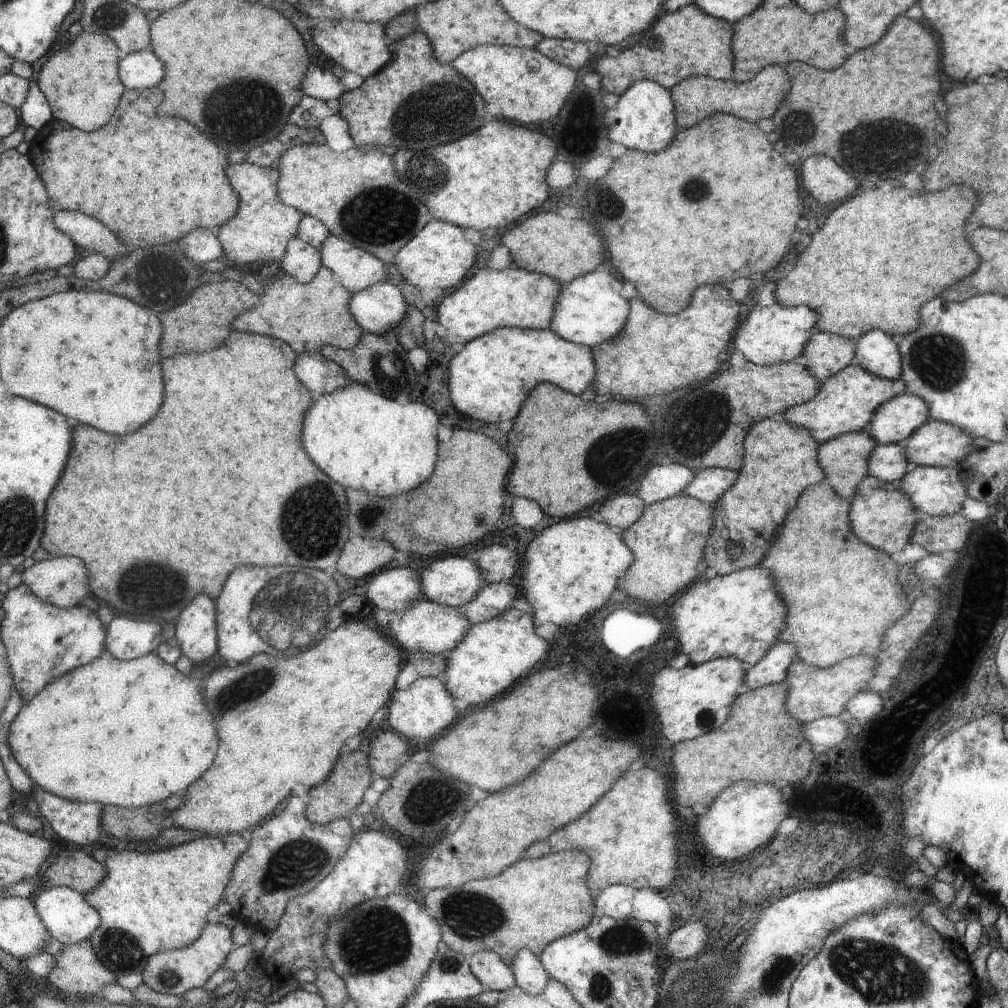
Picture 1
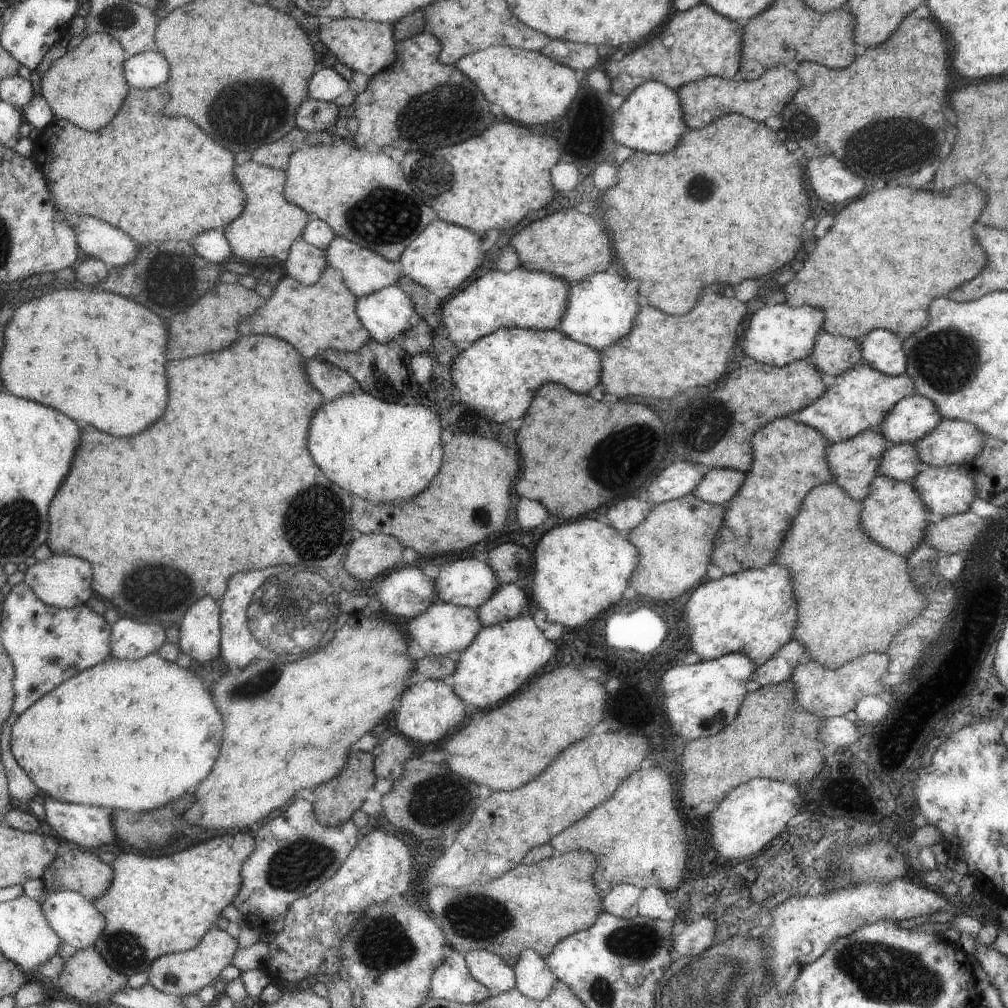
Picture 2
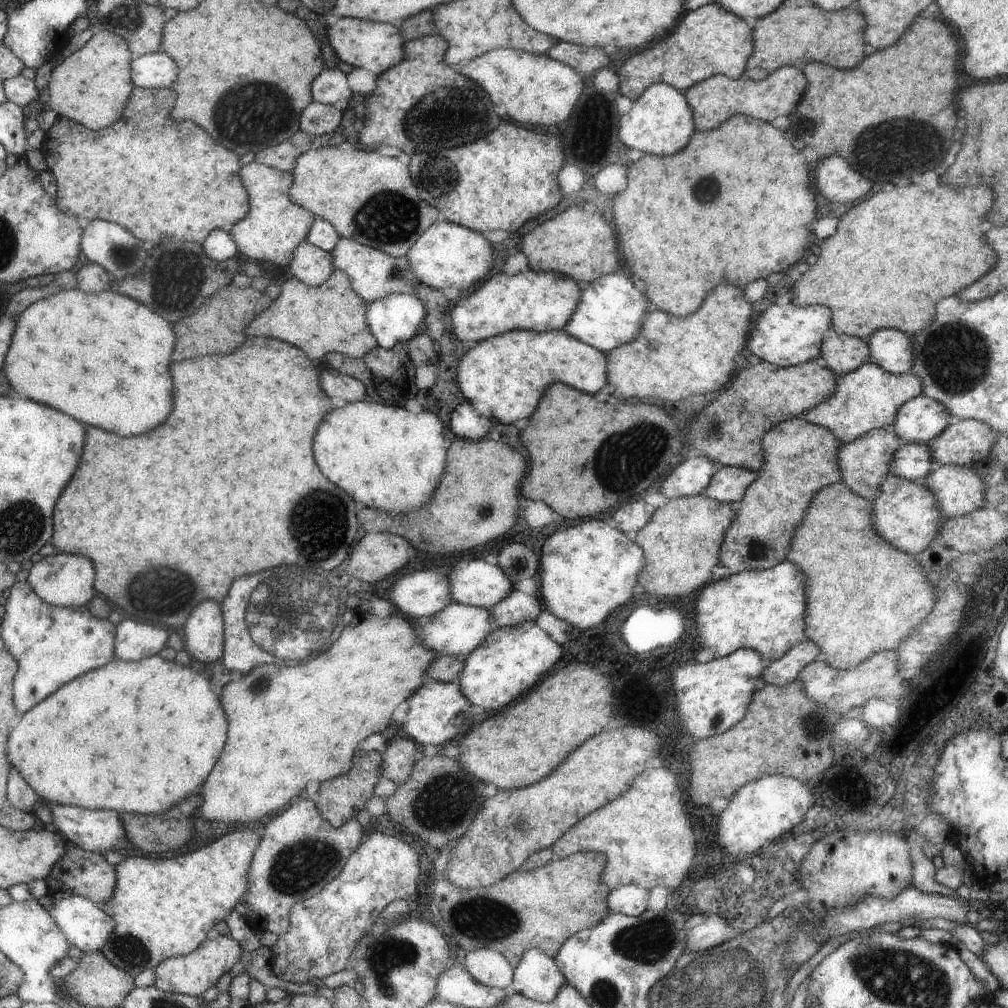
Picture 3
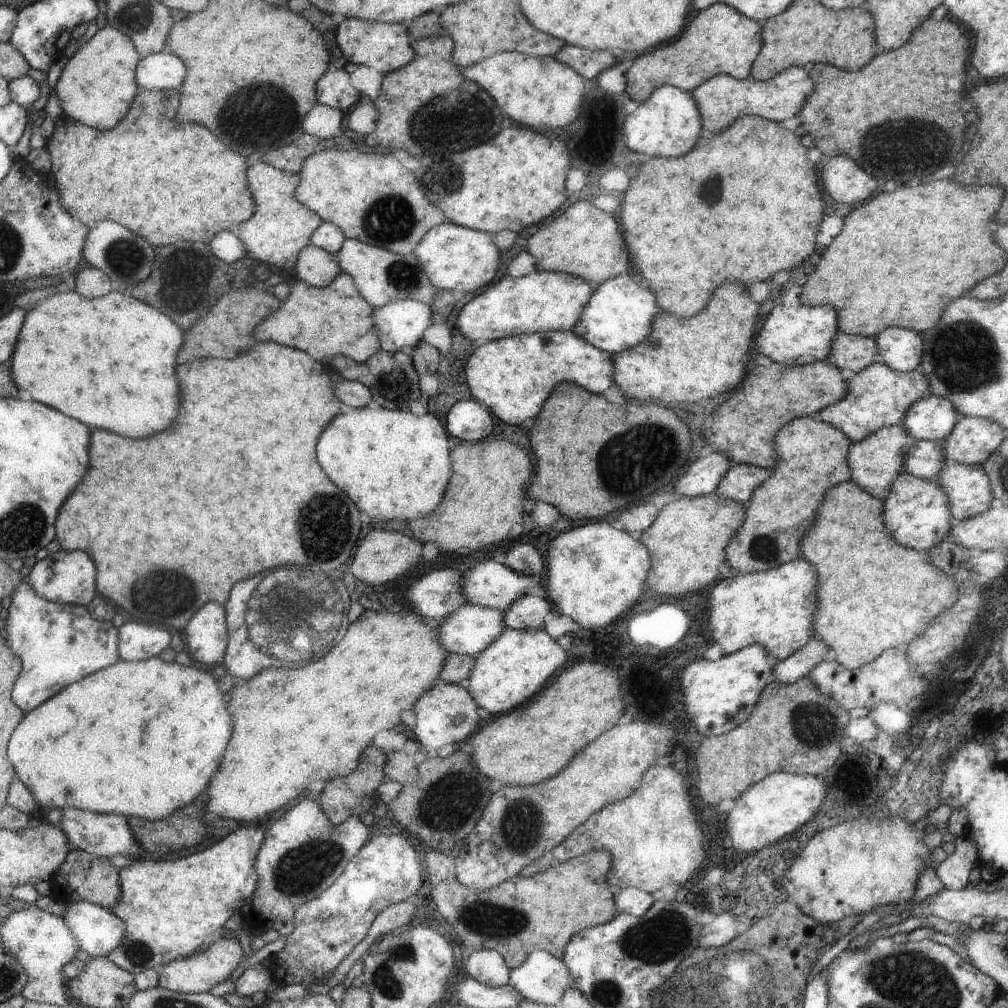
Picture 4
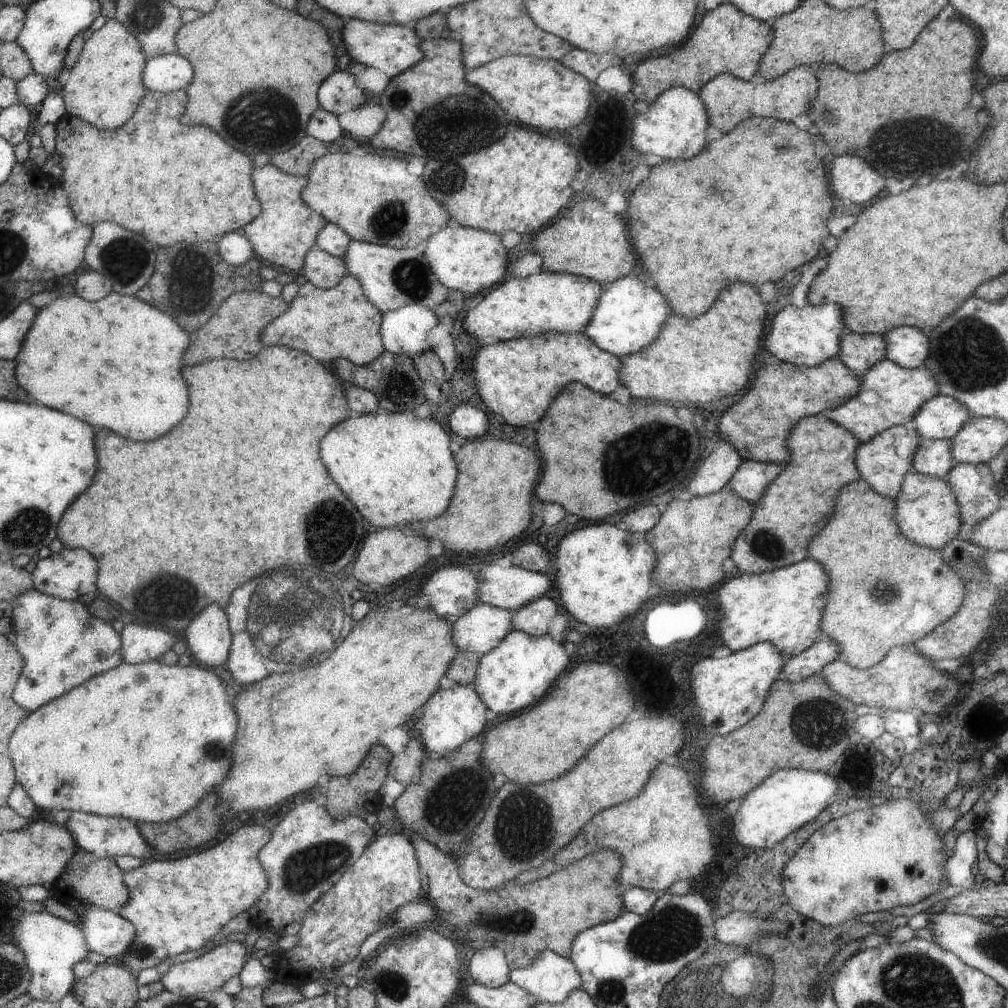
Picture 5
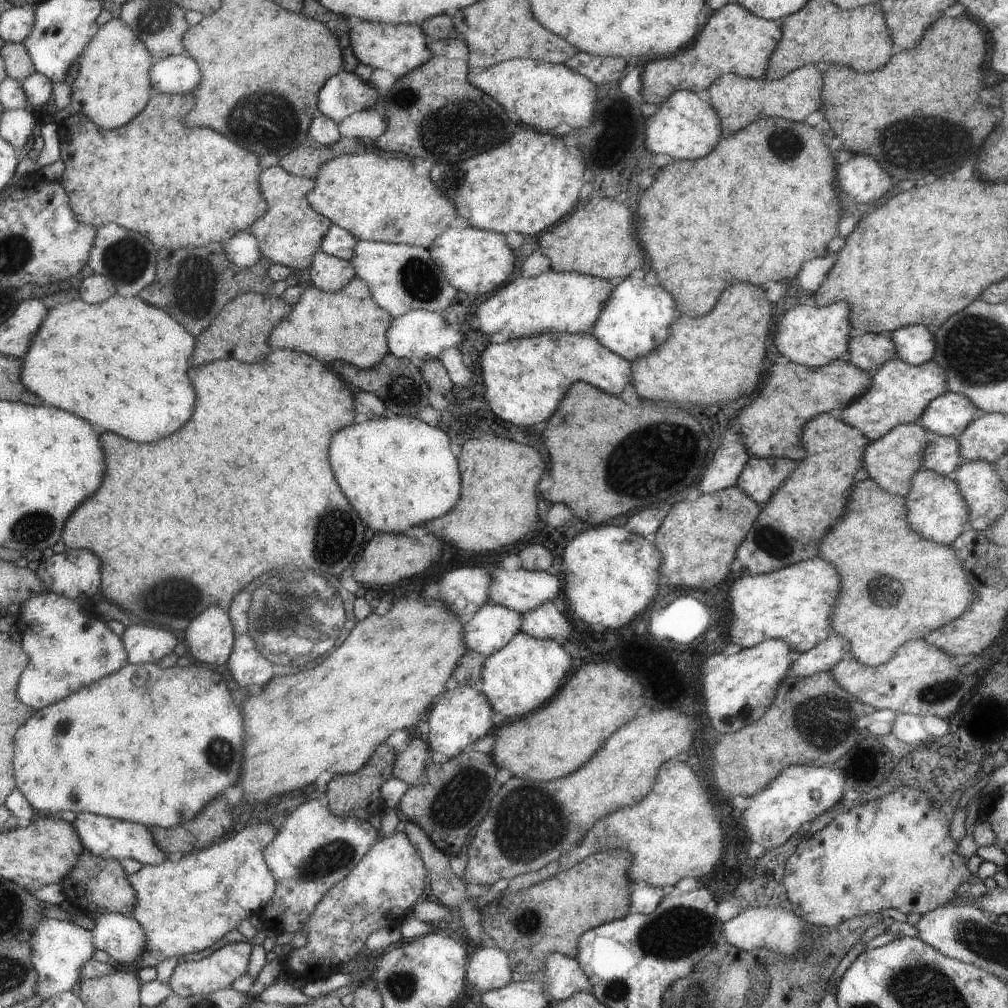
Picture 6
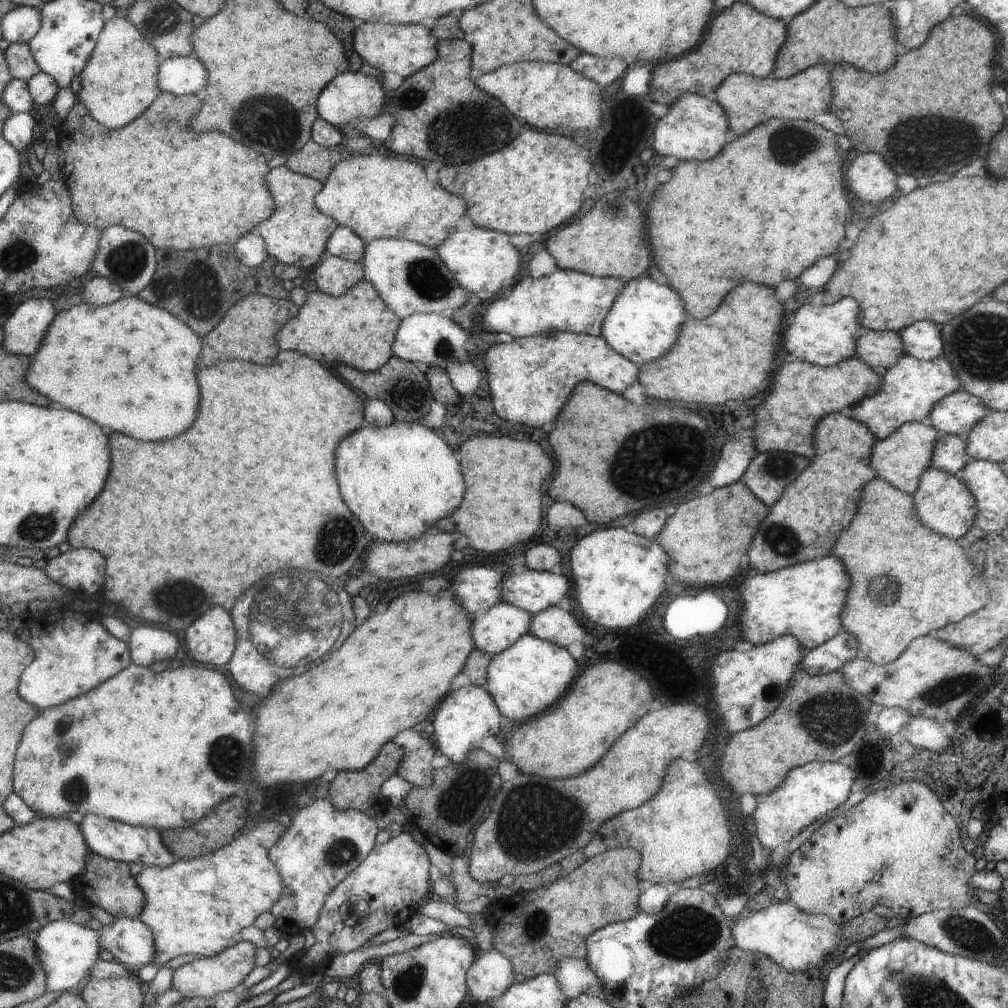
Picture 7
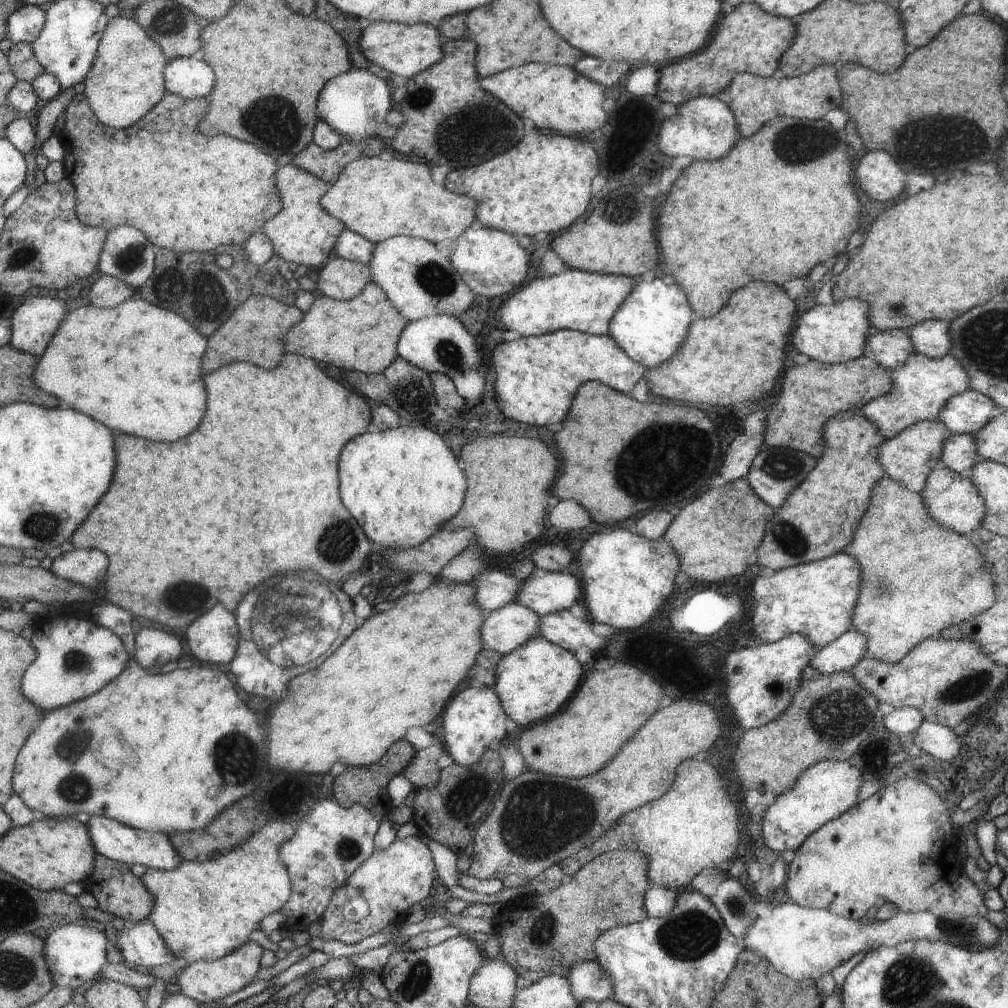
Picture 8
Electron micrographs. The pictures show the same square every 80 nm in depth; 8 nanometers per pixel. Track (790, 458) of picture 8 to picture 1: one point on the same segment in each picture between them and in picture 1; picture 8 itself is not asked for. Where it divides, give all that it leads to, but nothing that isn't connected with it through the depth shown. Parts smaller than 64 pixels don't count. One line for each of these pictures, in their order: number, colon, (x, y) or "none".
1: (709, 484)
2: (719, 485)
3: (728, 485)
4: (739, 483)
5: (750, 480)
6: (760, 477)
7: (768, 474)

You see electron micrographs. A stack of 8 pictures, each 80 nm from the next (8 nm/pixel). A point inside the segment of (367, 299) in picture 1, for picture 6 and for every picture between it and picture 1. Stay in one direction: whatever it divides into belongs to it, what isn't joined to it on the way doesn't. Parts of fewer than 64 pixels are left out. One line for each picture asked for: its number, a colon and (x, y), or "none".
2: (386, 314)
3: (397, 317)
4: (400, 324)
5: (403, 331)
6: (416, 335)

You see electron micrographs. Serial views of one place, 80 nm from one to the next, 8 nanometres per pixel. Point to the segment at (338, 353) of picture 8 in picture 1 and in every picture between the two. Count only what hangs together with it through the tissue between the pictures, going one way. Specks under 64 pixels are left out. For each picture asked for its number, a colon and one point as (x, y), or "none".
1: (307, 316)
2: (313, 318)
3: (330, 318)
4: (333, 320)
5: (339, 323)
6: (346, 325)
7: (356, 329)

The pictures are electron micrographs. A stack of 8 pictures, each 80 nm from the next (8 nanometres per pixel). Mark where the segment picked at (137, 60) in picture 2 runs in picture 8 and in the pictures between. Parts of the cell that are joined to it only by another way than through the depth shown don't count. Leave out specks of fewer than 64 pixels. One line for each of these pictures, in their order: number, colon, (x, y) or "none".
3: (154, 70)
4: (159, 71)
5: (165, 73)
6: (176, 74)
7: (180, 75)
8: (187, 77)

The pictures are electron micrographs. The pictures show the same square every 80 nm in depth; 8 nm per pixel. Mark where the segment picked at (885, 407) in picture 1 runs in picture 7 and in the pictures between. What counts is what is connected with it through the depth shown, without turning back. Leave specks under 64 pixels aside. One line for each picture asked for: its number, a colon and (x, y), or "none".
2: (912, 418)
3: (921, 418)
4: (932, 418)
5: (940, 417)
6: (947, 415)
7: (955, 414)

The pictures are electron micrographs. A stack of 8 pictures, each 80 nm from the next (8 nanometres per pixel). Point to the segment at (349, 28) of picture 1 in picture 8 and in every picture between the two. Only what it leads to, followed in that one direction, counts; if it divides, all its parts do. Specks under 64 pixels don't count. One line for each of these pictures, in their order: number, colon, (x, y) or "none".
2: (369, 47)
3: (374, 46)
4: (385, 47)
5: (391, 49)
6: (397, 49)
7: (400, 49)
8: (402, 49)

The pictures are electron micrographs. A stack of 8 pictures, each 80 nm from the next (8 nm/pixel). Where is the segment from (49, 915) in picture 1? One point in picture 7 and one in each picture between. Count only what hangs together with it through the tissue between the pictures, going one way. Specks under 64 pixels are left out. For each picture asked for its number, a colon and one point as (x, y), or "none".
2: (75, 917)
3: (88, 927)
4: (99, 931)
5: (109, 934)
6: (120, 936)
7: (129, 940)

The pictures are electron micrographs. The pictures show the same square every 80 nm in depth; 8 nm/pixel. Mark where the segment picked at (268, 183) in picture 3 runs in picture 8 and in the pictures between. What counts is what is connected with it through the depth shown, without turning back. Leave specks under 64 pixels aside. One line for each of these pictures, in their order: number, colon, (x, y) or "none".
4: (281, 226)
5: (282, 234)
6: (289, 233)
7: (296, 233)
8: (302, 232)

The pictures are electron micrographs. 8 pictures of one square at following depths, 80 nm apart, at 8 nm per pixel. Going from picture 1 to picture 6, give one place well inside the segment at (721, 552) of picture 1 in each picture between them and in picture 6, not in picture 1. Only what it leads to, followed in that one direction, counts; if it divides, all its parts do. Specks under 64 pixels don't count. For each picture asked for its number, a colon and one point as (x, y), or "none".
2: (789, 459)
3: (800, 458)
4: (812, 455)
5: (793, 510)
6: (789, 528)

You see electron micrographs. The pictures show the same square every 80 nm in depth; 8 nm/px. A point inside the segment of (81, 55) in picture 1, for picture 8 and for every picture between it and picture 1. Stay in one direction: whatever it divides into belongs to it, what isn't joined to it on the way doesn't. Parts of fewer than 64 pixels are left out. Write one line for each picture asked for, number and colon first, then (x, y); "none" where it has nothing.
2: (87, 85)
3: (92, 85)
4: (98, 85)
5: (106, 86)
6: (113, 84)
7: (120, 83)
8: (126, 81)

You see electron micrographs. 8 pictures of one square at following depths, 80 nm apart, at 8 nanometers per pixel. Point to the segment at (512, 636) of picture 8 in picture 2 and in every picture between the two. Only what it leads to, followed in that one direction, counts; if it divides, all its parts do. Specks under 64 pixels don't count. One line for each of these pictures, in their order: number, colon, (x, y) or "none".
2: (442, 629)
3: (457, 629)
4: (469, 631)
5: (480, 629)
6: (491, 627)
7: (494, 631)

